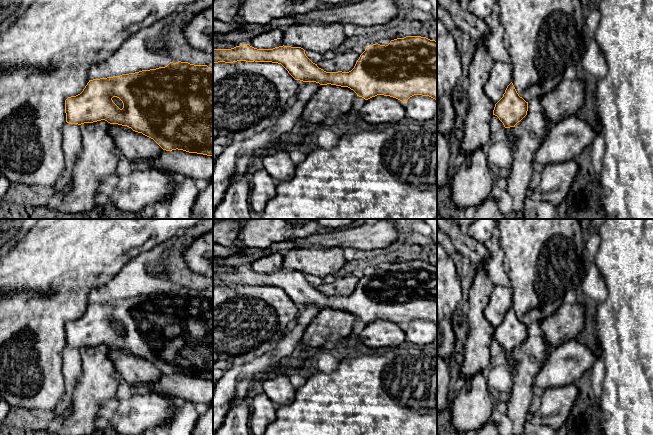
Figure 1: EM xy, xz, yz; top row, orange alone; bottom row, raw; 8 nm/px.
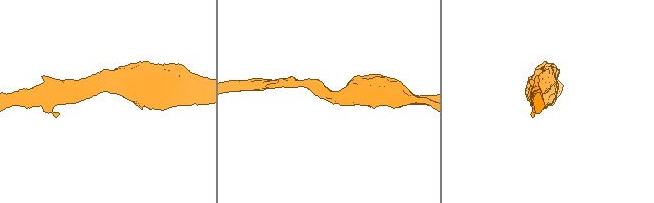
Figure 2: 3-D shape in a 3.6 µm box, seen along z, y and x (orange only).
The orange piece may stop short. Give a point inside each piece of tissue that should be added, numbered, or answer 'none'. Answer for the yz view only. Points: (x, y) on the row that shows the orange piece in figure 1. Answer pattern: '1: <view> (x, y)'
none

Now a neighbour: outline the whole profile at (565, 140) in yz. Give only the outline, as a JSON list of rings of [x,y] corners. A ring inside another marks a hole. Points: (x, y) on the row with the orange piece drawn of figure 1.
[[[580,114],[568,116],[548,129],[534,160],[544,166],[575,160],[598,134]]]

